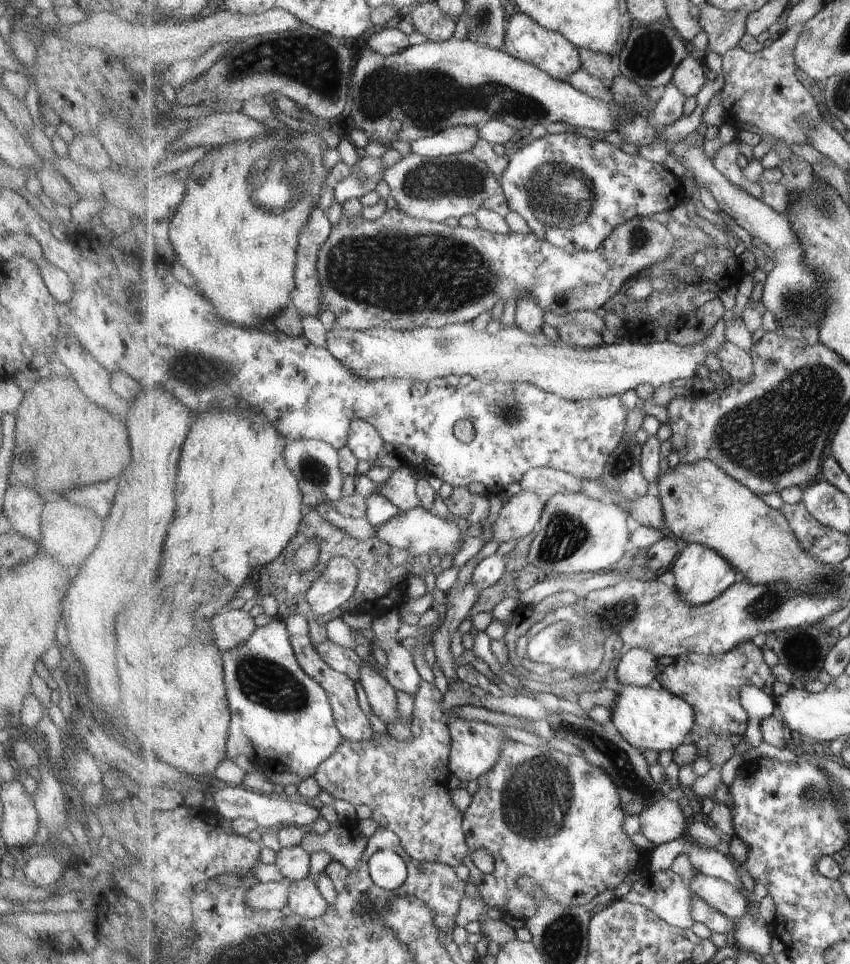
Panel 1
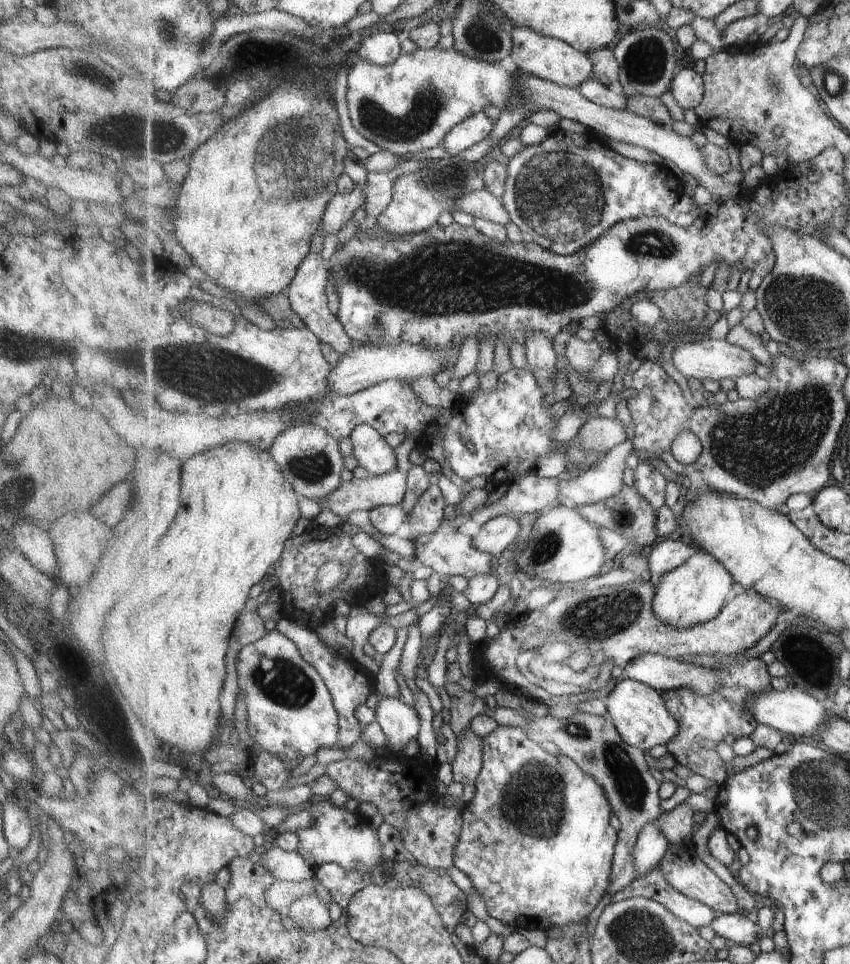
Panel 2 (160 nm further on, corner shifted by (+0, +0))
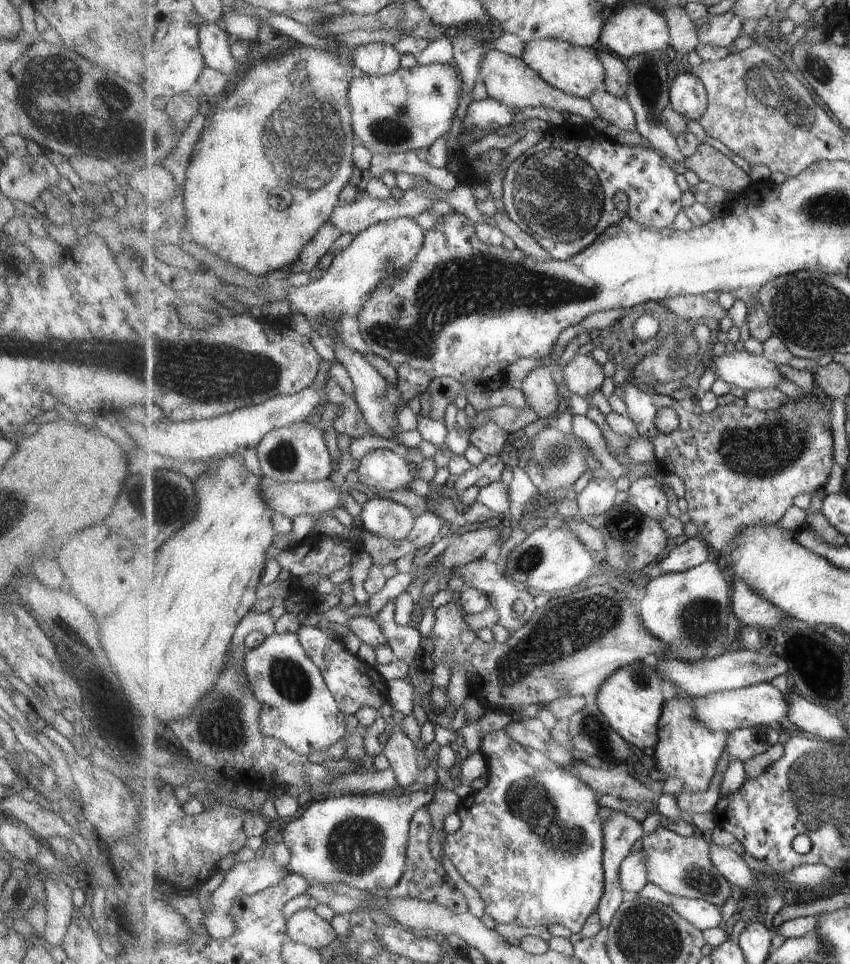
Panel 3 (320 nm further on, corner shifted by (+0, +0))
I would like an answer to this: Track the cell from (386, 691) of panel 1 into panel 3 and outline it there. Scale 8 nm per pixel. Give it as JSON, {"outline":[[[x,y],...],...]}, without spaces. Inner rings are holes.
{"outline":[[[397,710],[388,717],[385,732],[389,730],[389,736],[383,747],[384,756],[388,759],[389,766],[395,771],[398,786],[408,790],[419,778],[423,776],[419,768],[419,752],[411,738],[403,732],[405,715]]]}

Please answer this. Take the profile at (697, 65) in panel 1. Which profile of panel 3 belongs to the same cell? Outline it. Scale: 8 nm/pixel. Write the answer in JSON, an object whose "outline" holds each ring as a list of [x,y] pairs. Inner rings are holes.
{"outline":[[[679,73],[671,80],[670,106],[689,120],[697,120],[708,109],[706,86],[693,73]]]}

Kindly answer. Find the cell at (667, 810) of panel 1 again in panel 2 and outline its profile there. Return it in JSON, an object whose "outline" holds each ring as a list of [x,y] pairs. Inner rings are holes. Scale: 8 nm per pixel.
{"outline":[[[649,822],[641,830],[637,846],[635,846],[635,861],[637,864],[637,877],[647,876],[660,866],[662,859],[665,858],[669,850],[669,838],[665,836],[663,828],[659,824]]]}

